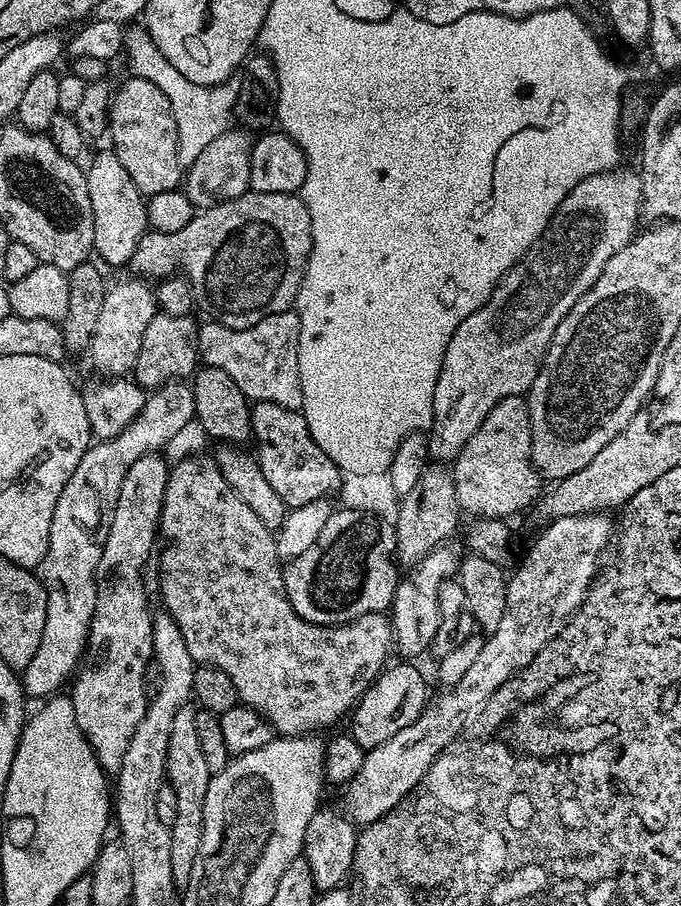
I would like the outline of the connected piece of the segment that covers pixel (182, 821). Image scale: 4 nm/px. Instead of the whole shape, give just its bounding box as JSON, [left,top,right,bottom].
[166,703,213,885]

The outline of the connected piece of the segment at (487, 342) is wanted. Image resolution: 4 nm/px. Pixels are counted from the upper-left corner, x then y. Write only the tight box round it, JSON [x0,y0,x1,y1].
[426,166,642,461]

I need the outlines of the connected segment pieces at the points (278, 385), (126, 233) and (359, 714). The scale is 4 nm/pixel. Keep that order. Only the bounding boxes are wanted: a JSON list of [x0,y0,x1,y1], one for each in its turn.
[[196,311,302,409],[86,150,149,265],[350,662,428,750]]

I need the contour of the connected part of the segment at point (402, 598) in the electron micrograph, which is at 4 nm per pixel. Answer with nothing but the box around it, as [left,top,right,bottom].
[390,546,462,658]

